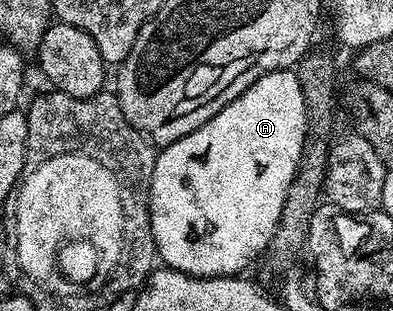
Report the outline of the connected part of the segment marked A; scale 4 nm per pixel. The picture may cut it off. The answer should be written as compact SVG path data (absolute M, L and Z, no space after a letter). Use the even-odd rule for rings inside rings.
M295 71L271 72L258 78L230 106L218 110L210 122L186 134L186 138L178 138L178 142L163 145L148 191L148 217L157 257L175 272L210 278L243 273L247 264L267 253L280 226L286 194L300 169L300 155L306 150L307 124Z

